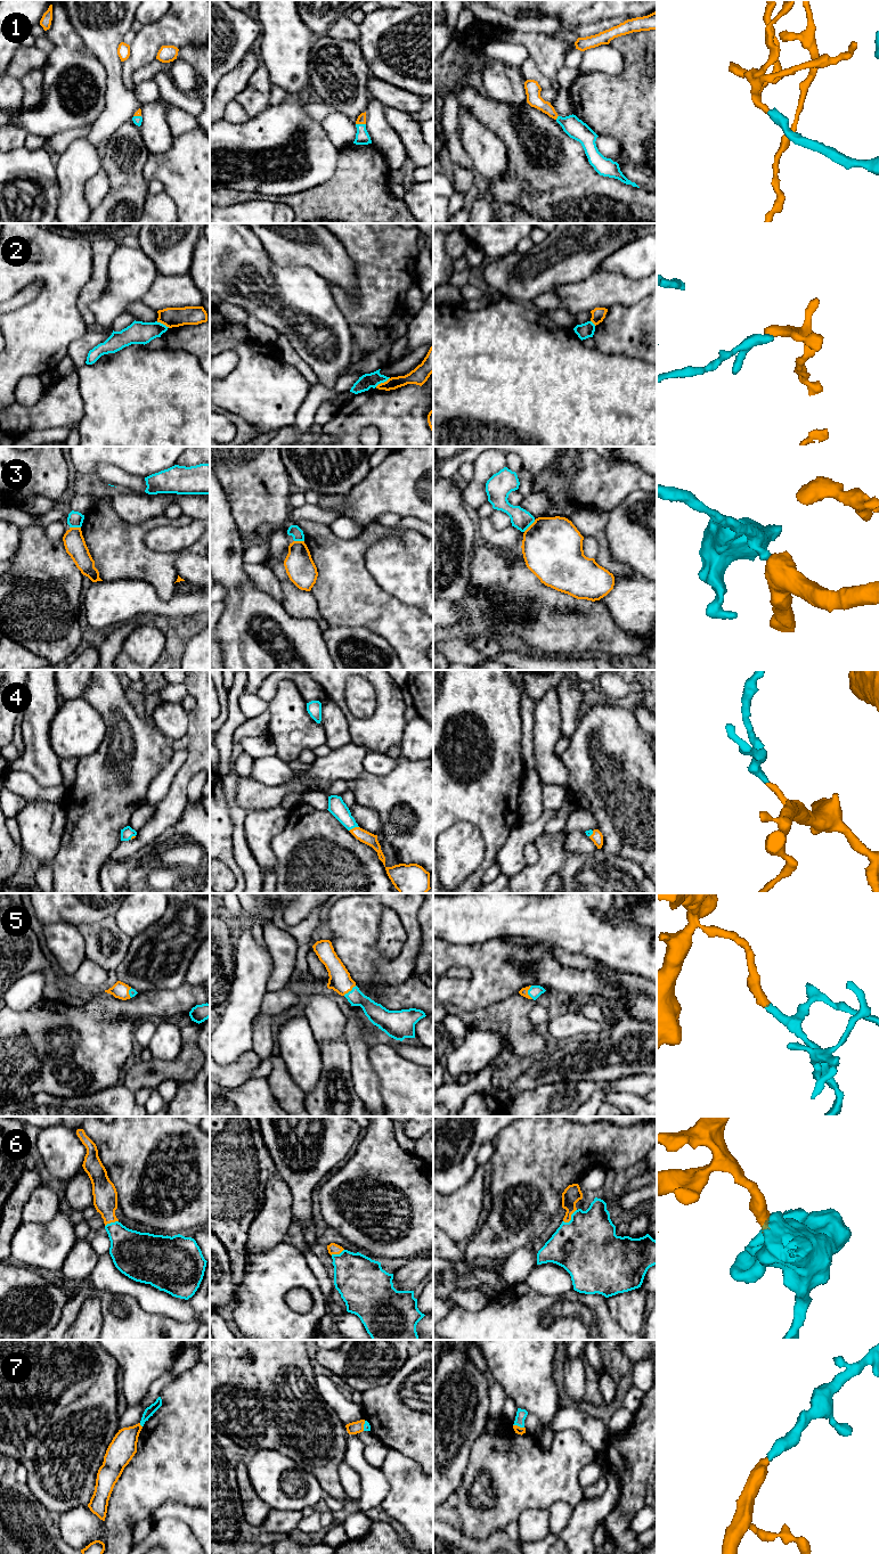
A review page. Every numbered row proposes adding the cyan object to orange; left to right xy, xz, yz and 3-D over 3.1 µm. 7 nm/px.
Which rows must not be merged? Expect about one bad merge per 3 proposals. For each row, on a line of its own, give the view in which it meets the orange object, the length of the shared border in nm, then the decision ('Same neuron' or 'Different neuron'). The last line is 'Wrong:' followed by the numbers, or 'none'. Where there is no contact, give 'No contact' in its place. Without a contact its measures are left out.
1: Touches orange in xz. Shared border 70 nm. Same neuron
2: Touches orange in xz. Shared border 120 nm. Different neuron
3: Touches orange in yz. Shared border 120 nm. Different neuron
4: Touches orange in xz. Shared border 80 nm. Same neuron
5: Touches orange in xz. Shared border 120 nm. Same neuron
6: Touches orange in yz. Shared border 130 nm. Same neuron
7: Touches orange in yz. Shared border 80 nm. Same neuron
Wrong: 2, 3

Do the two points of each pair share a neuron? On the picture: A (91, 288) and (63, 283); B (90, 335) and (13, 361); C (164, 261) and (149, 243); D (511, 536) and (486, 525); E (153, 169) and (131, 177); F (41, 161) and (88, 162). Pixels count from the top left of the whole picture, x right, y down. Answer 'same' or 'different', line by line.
A: different
B: different
C: same
D: same
E: different
F: different

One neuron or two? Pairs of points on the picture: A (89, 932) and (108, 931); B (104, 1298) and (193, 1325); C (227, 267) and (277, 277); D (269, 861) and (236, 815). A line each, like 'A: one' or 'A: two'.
A: one
B: one
C: one
D: two

